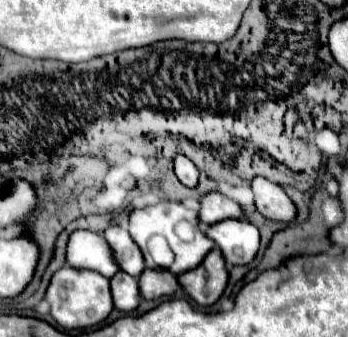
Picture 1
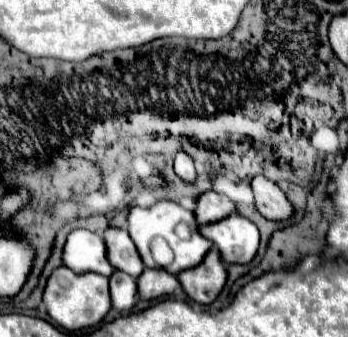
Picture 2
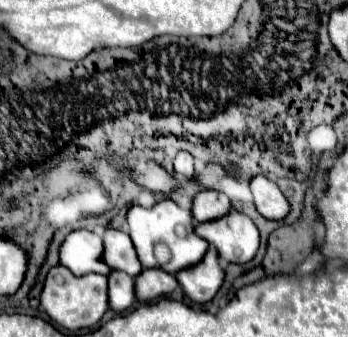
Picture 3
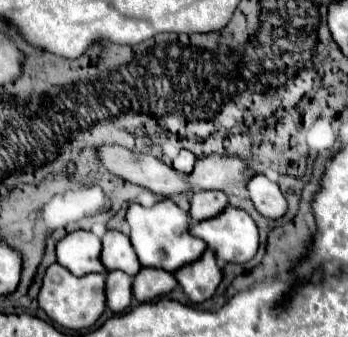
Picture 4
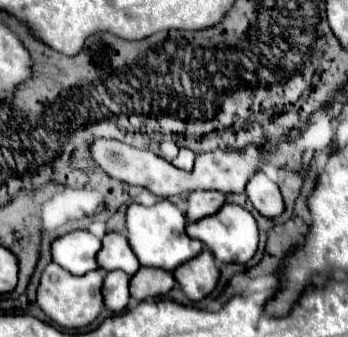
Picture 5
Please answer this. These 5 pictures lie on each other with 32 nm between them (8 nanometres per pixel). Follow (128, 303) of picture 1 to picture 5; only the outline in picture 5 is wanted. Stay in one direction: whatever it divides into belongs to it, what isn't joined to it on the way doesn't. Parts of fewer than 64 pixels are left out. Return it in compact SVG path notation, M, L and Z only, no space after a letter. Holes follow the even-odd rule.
M112 270L106 274L102 296L104 296L104 306L108 310L122 312L126 308L126 304L130 300L128 280L130 280L130 276L126 272L120 272L120 270Z

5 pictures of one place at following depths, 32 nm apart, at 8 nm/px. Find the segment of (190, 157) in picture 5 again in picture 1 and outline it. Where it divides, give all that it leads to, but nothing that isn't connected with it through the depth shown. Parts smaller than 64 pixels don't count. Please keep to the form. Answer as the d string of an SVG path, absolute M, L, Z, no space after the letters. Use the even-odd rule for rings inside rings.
M178 154L176 158L174 158L174 172L176 172L176 176L180 178L180 182L184 184L184 186L196 186L198 184L198 170L196 170L196 166L194 166L194 162L188 158L188 156L184 156L184 154Z

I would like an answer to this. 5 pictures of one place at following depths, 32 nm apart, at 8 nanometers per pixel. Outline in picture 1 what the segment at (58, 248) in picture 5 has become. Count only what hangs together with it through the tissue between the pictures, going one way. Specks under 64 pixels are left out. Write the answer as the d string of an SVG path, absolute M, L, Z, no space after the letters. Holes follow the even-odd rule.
M74 230L66 246L66 264L80 270L96 270L106 278L118 272L118 264L112 258L112 250L102 234L90 230Z

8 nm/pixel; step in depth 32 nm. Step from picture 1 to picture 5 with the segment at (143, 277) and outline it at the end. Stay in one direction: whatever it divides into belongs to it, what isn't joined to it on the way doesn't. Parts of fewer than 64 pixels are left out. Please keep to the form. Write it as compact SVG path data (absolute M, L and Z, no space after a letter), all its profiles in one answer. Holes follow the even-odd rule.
M140 268L130 278L130 296L136 300L148 300L164 296L176 284L172 272L160 268Z

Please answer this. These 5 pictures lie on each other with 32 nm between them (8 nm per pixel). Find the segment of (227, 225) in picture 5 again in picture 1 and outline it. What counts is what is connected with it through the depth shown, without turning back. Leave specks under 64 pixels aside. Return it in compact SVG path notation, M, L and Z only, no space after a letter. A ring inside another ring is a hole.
M246 218L240 220L224 220L220 224L212 224L204 232L216 246L222 250L226 264L248 264L258 252L260 234L254 224Z

